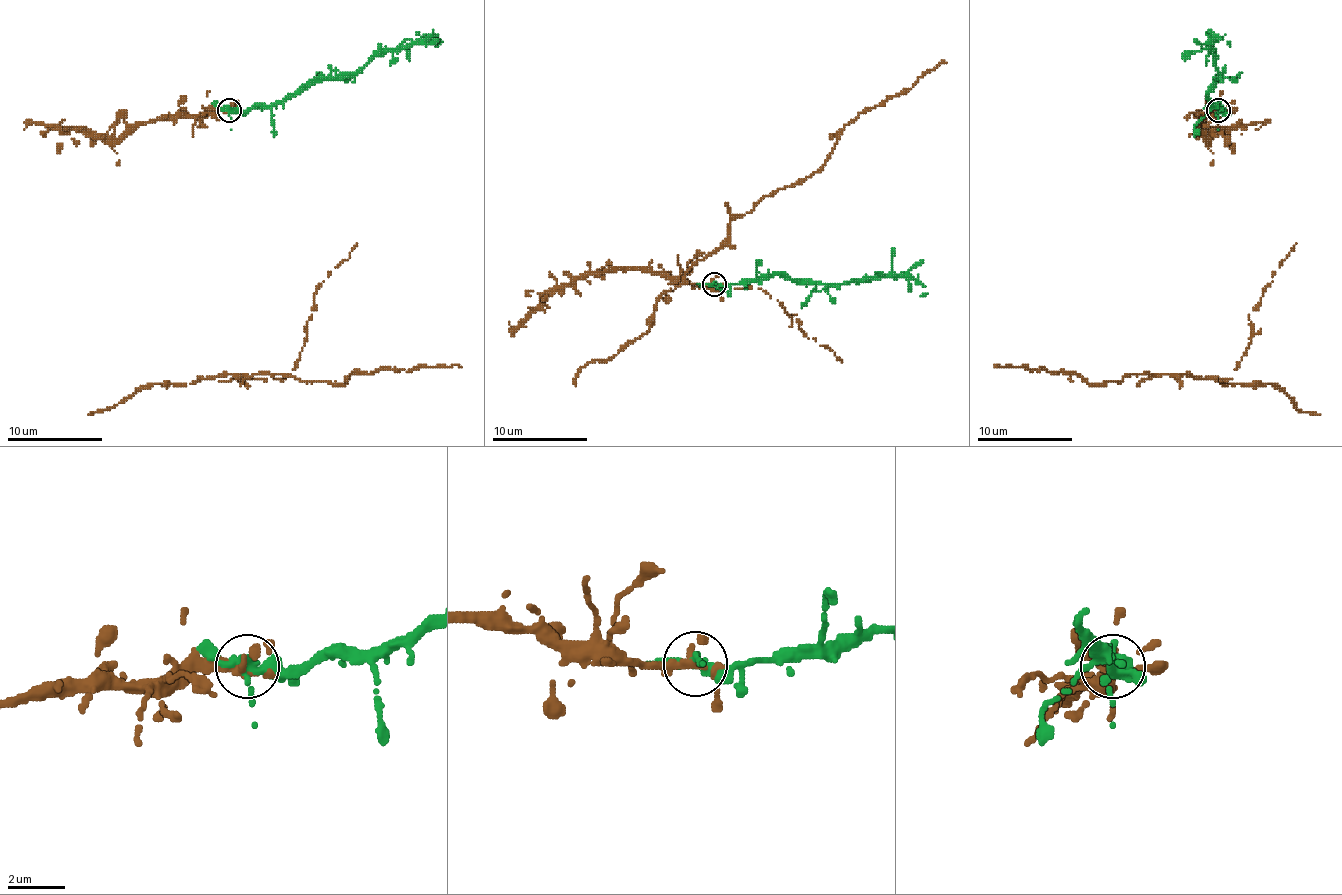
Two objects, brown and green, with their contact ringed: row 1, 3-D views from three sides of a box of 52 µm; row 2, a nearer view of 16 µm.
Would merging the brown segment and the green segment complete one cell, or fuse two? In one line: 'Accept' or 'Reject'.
Accept

